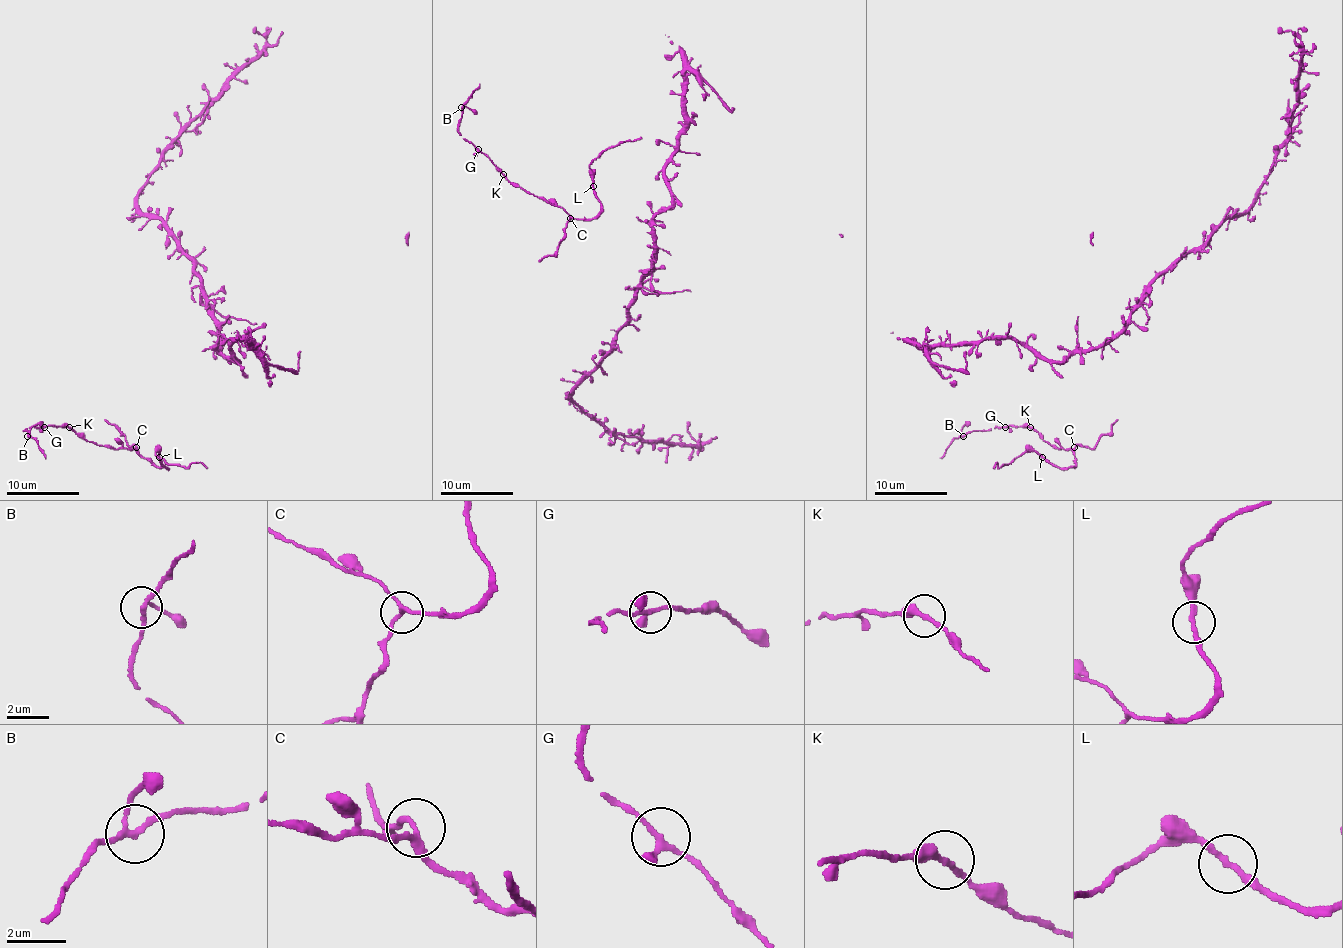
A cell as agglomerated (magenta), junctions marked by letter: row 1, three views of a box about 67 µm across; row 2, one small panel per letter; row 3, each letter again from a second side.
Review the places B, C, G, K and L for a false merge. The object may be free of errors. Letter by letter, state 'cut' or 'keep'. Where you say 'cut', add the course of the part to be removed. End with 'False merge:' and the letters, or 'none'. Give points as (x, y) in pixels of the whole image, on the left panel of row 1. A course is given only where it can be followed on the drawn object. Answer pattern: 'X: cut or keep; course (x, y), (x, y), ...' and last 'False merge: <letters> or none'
B: keep
C: keep
G: keep
K: keep
L: keep
False merge: none

